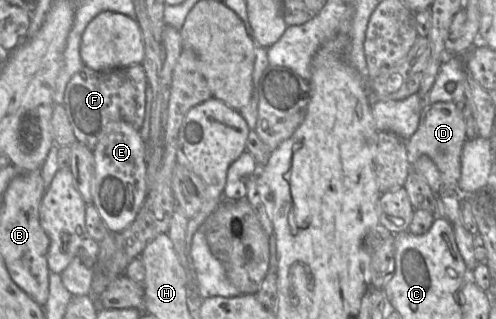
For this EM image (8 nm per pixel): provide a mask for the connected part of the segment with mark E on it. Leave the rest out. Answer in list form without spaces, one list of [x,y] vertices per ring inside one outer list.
[[[125,121],[110,122],[93,149],[95,175],[92,182],[92,204],[109,232],[118,233],[126,229],[134,221],[147,197],[145,154],[146,143],[139,130]]]

